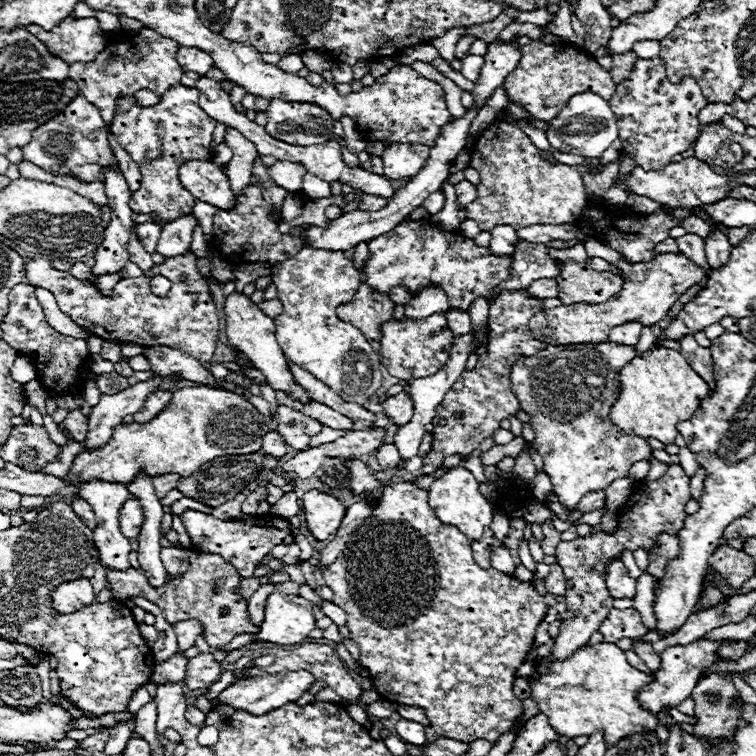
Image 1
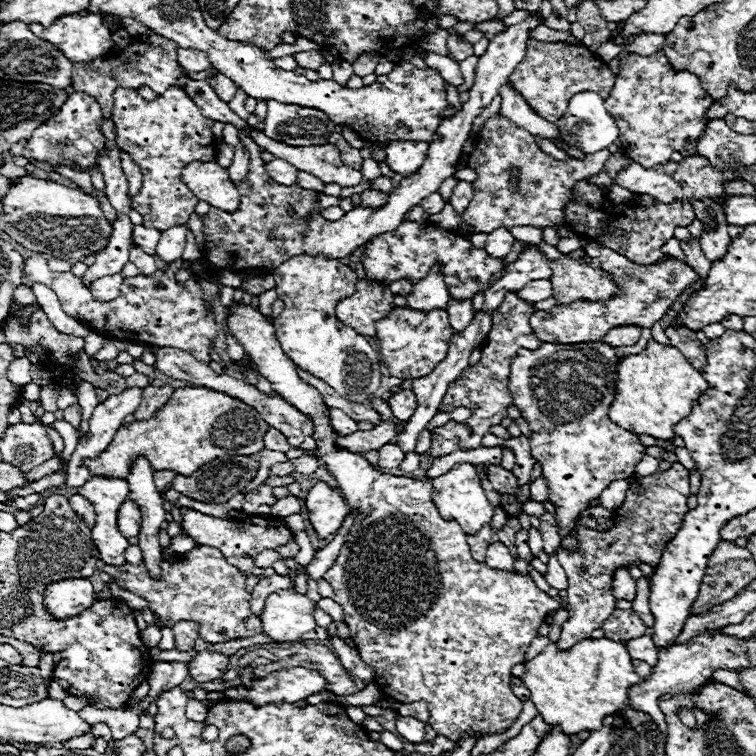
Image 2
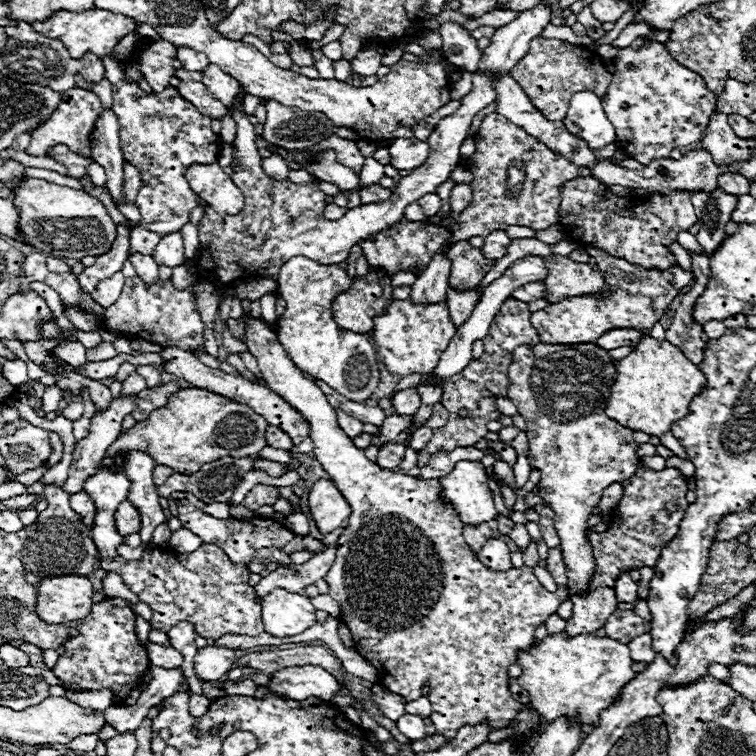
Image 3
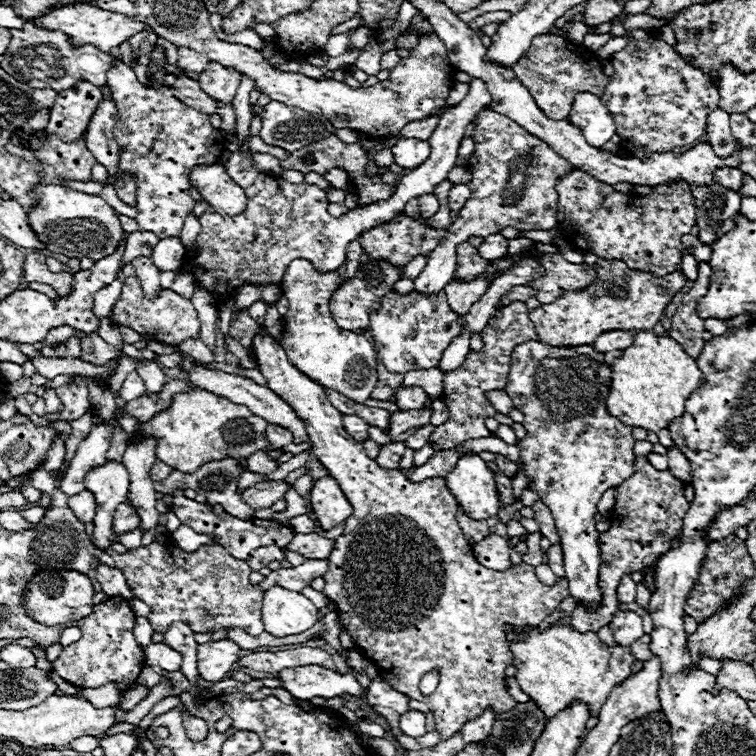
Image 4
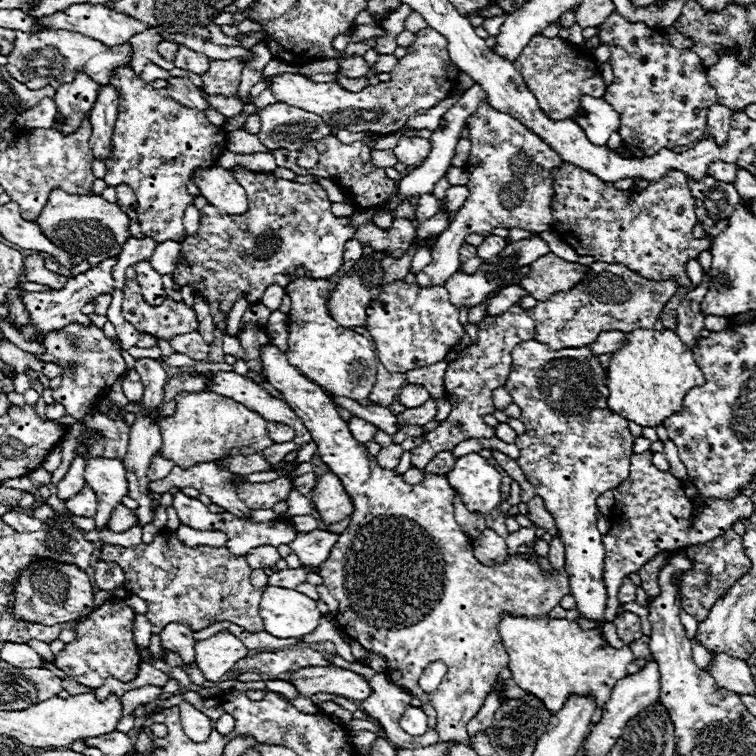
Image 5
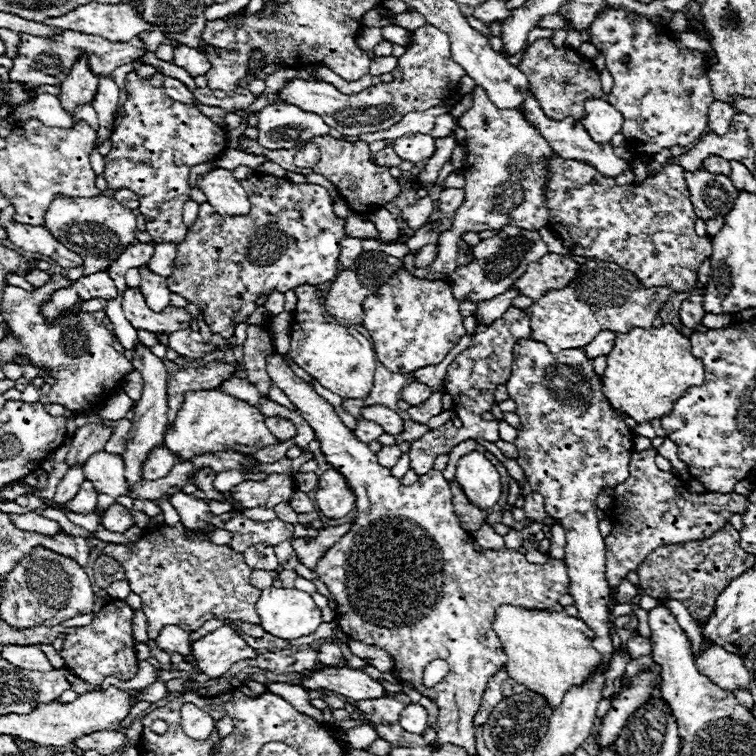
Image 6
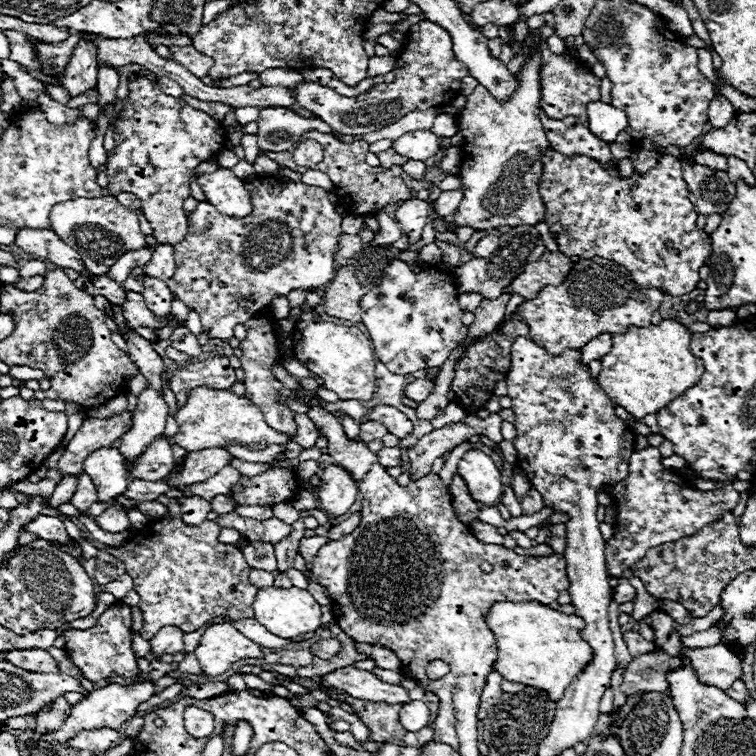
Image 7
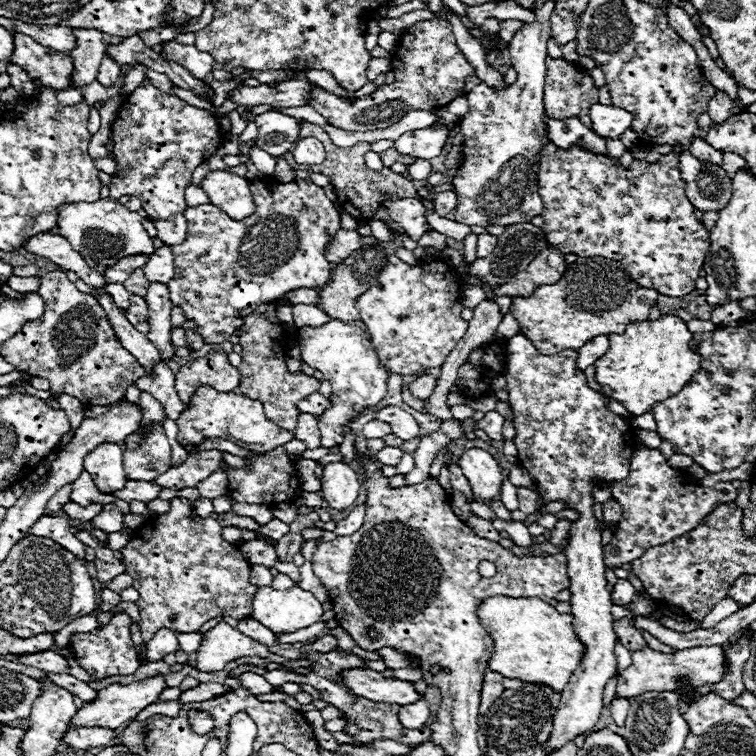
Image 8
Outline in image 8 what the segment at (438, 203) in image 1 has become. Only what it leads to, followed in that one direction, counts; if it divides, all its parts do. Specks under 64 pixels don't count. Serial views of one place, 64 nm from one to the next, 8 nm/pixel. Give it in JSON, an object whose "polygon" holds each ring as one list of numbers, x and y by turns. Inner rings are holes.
{"polygon":[[402,198,402,200,384,200,382,208,390,212,390,220,396,222,398,228,404,230,406,236,412,240,420,240,426,230,426,208,416,198]]}

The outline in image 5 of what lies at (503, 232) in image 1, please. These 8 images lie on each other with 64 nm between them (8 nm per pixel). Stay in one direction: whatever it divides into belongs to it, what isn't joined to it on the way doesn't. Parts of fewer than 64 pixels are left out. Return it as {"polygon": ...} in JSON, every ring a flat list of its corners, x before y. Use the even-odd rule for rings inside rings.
{"polygon":[[488,236,488,238,484,238,484,242,478,246,478,256,480,256,482,260,488,260,488,258,498,256,504,248,506,248,506,240,504,240,504,238,500,238,500,236]]}

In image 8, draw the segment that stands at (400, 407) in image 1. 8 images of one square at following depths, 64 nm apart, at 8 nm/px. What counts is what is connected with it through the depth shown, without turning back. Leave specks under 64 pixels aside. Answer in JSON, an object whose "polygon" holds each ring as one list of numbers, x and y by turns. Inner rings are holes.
{"polygon":[[418,376,408,388,410,388,410,392,412,392,414,398,426,400,432,394,434,386,436,386,436,378,434,376]]}

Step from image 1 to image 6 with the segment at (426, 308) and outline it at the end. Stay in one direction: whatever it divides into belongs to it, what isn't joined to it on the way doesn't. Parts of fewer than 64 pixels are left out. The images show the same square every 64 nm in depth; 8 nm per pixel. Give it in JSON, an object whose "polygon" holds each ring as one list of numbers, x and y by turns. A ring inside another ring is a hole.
{"polygon":[[474,88,474,106,462,116,460,126,468,132,468,158,462,174,466,178,466,198,452,218,452,228,438,238,438,256,426,268,414,268,412,274,422,280,446,280,456,268,458,244,466,232,500,230,504,226,518,226,524,230,540,230,550,222,544,184,548,162,554,150,546,144,540,132,516,110,496,108,482,88],[520,154,520,160,514,156]]}

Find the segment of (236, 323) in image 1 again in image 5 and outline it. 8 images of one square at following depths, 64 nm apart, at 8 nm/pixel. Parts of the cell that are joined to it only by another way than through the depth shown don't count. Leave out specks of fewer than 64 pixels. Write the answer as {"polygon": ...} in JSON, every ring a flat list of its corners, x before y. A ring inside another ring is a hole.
{"polygon":[[268,342,266,346,260,348,260,358,262,358,262,368,264,368,266,380,284,396,284,400,286,400,286,402,290,404,290,408,298,414,298,418,302,418,304,426,306,426,308,432,312,434,312,442,318,446,318,450,316,450,318,456,320,456,322,462,330,468,330,472,334,472,334,474,340,478,342,486,346,486,346,492,350,494,350,498,352,498,352,502,354,502,354,512,352,512,352,518,350,518,348,528,338,536,338,542,336,542,334,548,330,550,328,560,322,562,322,566,320,566,320,576,322,576,322,580,324,580,324,586,326,586,328,592,340,602,338,612,336,612,336,620,338,620,342,632,344,632,346,636,350,636,352,640,356,640,356,642,358,642,362,648,366,648,368,652,378,654,378,656,382,656,382,658,386,660,386,670,388,670,386,676,390,678,390,682,394,682,394,684,396,684,398,688,402,688,402,690,408,690,414,698,422,700,424,704,430,704,430,706,436,710,436,714,438,714,438,716,436,716,436,720,438,720,436,732,438,732,438,736,440,736,442,742,446,742,446,740,456,740,456,742,462,742,462,744,470,744,470,738,468,738,468,732,466,732,466,724,478,714,478,710,482,708,486,696,494,690,494,684,496,684,498,678,500,678,500,670,504,670,504,668,508,666,508,662,510,662,508,656,504,656,504,644,502,644,502,638,500,638,500,632,498,632,498,624,500,624,502,616,504,616,504,614,510,614,510,616,526,616,526,618,544,618,544,616,548,616,548,612,550,612,554,606,558,606,560,600,562,600,566,594,570,594,570,590,568,590,568,576,564,574,564,570,560,570,560,572,558,572,558,570,552,570,552,576,546,578,546,576,540,572,540,566,538,566,538,564,530,564,530,562,526,562,526,560,524,560,522,556,518,556,518,554,516,554,516,556,508,556,508,560,506,560,504,564,500,564,500,566,484,566,484,564,480,564,480,562,474,558,474,554,472,554,472,542,470,542,470,538,462,532,462,528,460,528,458,522,454,520,454,504,452,504,452,500,454,500,454,490,450,488,450,484,448,484,448,480,446,480,444,476,440,476,440,474,426,474,420,484,410,486,410,484,406,484,406,482,402,480,402,476,396,474,394,470,380,468,378,462,376,462,376,458,374,458,374,456,368,456,368,450,364,448,364,444,360,444,358,440,354,440,354,436,352,436,350,430,348,430,348,424,340,418,340,414,336,412,336,406,334,406,332,400,326,396,326,392,324,392,322,386,310,382,304,374,300,374,300,370,298,370,296,366,292,366,292,364,286,360,284,352,278,350,272,342],[432,662,444,662,444,664,448,666,448,672,446,672,446,676,442,678,440,686,438,686,432,694,426,694,426,692,420,690,418,680,420,680,420,674,422,674]]}

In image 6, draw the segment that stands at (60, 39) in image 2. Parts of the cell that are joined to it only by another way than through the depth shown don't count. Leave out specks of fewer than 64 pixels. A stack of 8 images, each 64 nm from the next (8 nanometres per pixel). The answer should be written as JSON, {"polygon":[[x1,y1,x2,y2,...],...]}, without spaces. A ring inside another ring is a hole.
{"polygon":[[90,2,90,4,84,4,84,6,78,6,70,12,66,12,64,16,58,16,58,18,46,18,44,24,48,26,54,26,54,28,60,28,60,30,74,30,74,32,84,32,84,34,92,34,92,36,100,36,104,40,110,40,110,42,128,42,132,40,134,36,138,36,140,32,146,32,146,30,152,30,152,24,144,22,136,10,130,6,130,4,98,4,98,2]]}

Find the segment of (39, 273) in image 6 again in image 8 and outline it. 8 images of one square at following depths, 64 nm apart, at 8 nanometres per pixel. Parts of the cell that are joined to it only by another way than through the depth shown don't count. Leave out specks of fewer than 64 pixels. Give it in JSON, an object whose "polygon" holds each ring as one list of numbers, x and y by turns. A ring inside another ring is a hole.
{"polygon":[[12,275,6,281,6,284,13,290,18,292,34,292,40,286,40,278,38,276,28,276,28,278,20,278,20,276]]}

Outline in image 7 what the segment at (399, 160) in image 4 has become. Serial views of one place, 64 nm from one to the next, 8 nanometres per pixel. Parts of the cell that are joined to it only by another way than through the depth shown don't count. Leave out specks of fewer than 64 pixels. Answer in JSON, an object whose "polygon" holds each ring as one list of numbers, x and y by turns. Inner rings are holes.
{"polygon":[[416,130,394,140,392,148,410,160,426,160,440,150,440,138,430,130]]}

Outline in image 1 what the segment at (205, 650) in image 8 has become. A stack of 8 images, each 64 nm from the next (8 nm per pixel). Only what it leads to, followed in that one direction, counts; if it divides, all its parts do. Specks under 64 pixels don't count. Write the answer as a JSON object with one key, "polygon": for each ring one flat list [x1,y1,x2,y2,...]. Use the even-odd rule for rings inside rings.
{"polygon":[[198,654,188,660,184,686,188,690,200,690,214,684,220,678,220,664,214,660,212,654]]}

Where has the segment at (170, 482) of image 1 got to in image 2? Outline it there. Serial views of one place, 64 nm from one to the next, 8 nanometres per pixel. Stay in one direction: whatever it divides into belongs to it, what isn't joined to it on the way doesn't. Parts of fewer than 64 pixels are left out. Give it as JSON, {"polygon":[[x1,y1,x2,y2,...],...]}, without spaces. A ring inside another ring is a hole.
{"polygon":[[168,470,168,472,154,472,154,484,156,484,158,492,162,494,162,492,166,490,166,486,168,486,174,478,176,478,176,474,174,474,172,470]]}

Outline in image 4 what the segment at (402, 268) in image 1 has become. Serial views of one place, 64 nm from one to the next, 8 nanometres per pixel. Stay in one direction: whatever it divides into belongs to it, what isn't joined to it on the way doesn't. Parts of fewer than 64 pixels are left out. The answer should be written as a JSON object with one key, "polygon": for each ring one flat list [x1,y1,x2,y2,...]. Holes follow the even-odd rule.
{"polygon":[[402,214,402,218,396,218,394,222,386,224,386,226,378,226,374,230,368,230,358,242,362,246,362,250,374,258,374,260,386,260,388,264,392,266,398,266,398,268,404,268,414,256,422,254,422,256,430,256,430,252,438,246,438,242,444,238,446,230,440,230,440,228,430,228,426,226,426,222,420,222,420,220,412,220,408,216],[468,242,456,246,456,262,458,266,454,272,454,280,464,280,464,282,476,280,486,272,486,266,490,266,490,262,478,254,478,248,470,246]]}

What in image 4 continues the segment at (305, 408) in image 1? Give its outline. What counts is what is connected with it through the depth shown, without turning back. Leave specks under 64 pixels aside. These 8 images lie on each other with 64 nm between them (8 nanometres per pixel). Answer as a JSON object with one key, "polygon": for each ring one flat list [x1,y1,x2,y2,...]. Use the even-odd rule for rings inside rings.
{"polygon":[[342,416,342,424,348,430,348,434,352,438,356,438,358,442,368,440,368,424,364,420,360,420,358,416]]}

